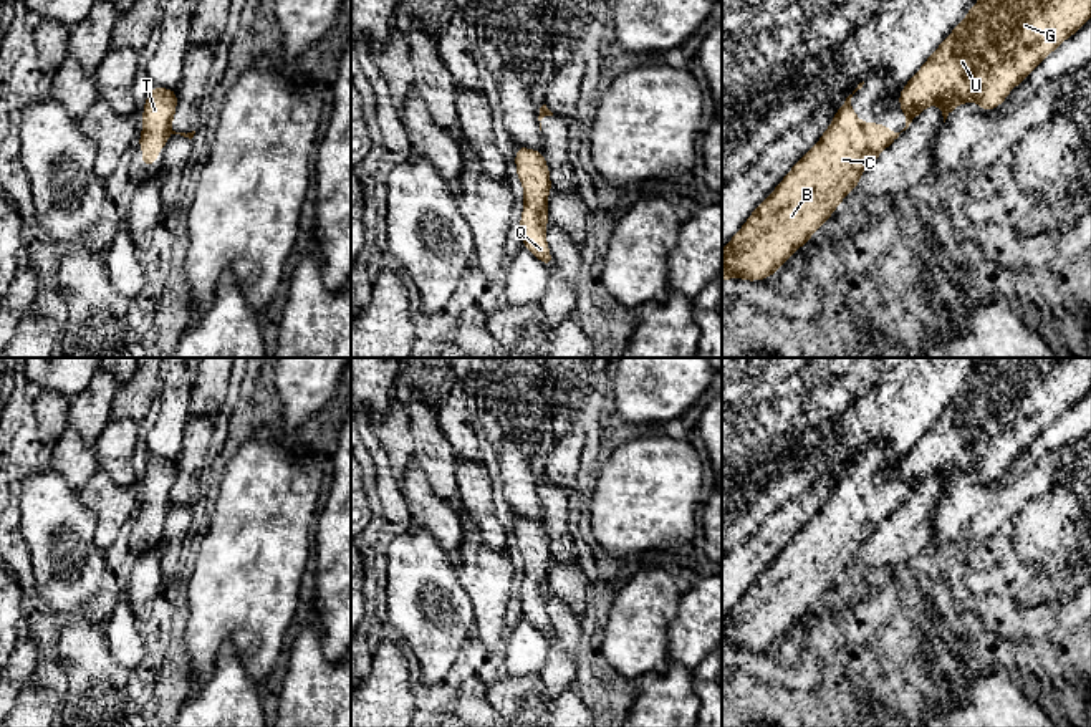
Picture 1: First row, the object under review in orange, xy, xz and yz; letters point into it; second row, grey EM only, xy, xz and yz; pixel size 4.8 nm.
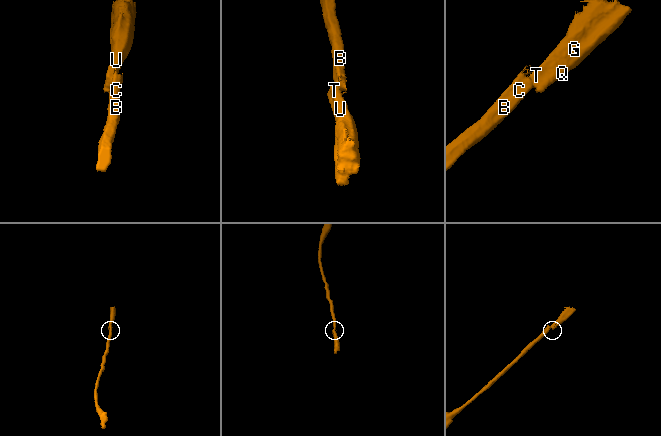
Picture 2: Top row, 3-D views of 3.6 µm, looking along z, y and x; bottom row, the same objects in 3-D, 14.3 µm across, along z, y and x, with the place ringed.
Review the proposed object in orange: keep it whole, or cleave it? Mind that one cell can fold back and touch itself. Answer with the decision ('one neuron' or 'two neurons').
two neurons

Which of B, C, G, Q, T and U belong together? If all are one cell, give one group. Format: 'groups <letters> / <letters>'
groups B C / G Q T U

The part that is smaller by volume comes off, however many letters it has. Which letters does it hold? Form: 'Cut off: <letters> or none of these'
Cut off: G, Q, T, U

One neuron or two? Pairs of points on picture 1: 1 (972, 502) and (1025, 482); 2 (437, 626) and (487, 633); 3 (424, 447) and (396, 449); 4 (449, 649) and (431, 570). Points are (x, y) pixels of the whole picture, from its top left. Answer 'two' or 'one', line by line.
1: one
2: two
3: two
4: one

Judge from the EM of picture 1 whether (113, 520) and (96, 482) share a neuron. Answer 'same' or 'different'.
same

